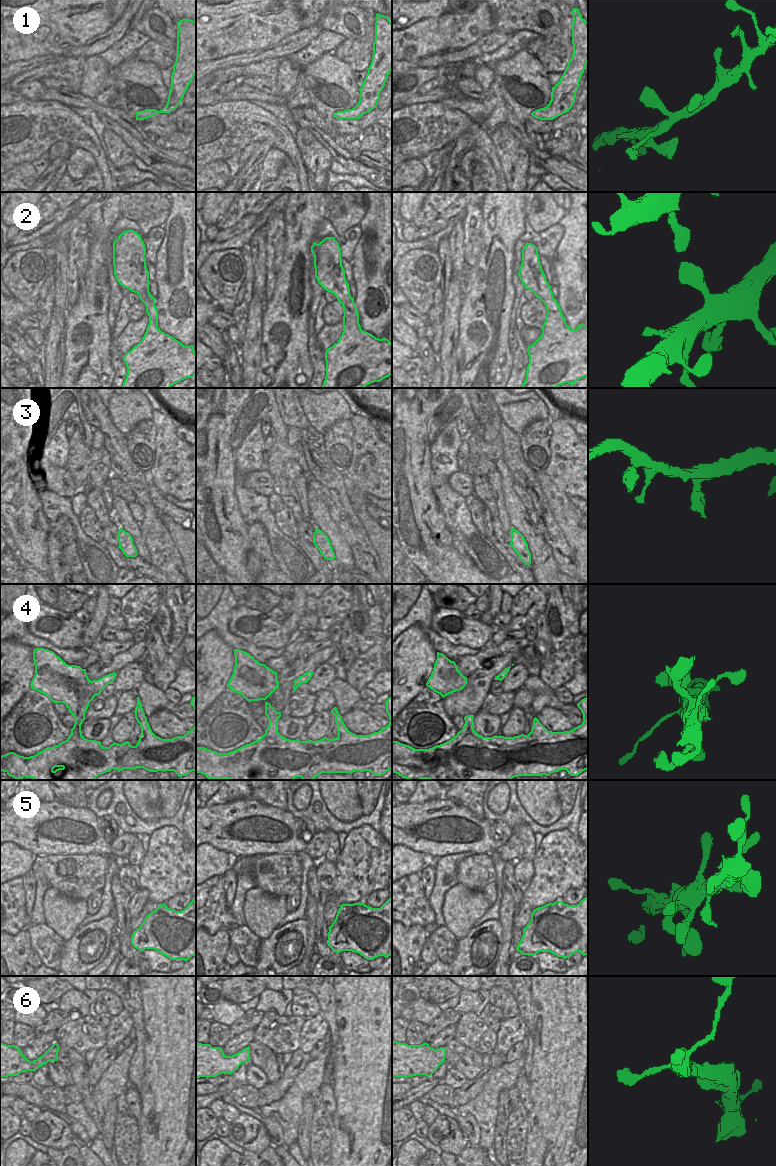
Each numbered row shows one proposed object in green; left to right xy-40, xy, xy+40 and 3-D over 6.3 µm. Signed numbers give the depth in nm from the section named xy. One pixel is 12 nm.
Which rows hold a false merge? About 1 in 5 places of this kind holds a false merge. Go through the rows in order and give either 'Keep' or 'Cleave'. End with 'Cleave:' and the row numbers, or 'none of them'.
1: Keep
2: Keep
3: Keep
4: Keep
5: Keep
6: Keep
Cleave: none of them

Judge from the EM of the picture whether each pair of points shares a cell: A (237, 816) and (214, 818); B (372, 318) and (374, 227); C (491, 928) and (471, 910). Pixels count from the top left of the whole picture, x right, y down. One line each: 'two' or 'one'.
A: one
B: one
C: two

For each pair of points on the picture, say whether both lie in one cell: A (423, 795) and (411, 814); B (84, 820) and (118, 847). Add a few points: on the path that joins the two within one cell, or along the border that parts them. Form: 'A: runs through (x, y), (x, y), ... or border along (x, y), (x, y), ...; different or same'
A: border along (441, 797), (419, 803), (407, 803); different
B: border along (110, 844), (112, 854); different

